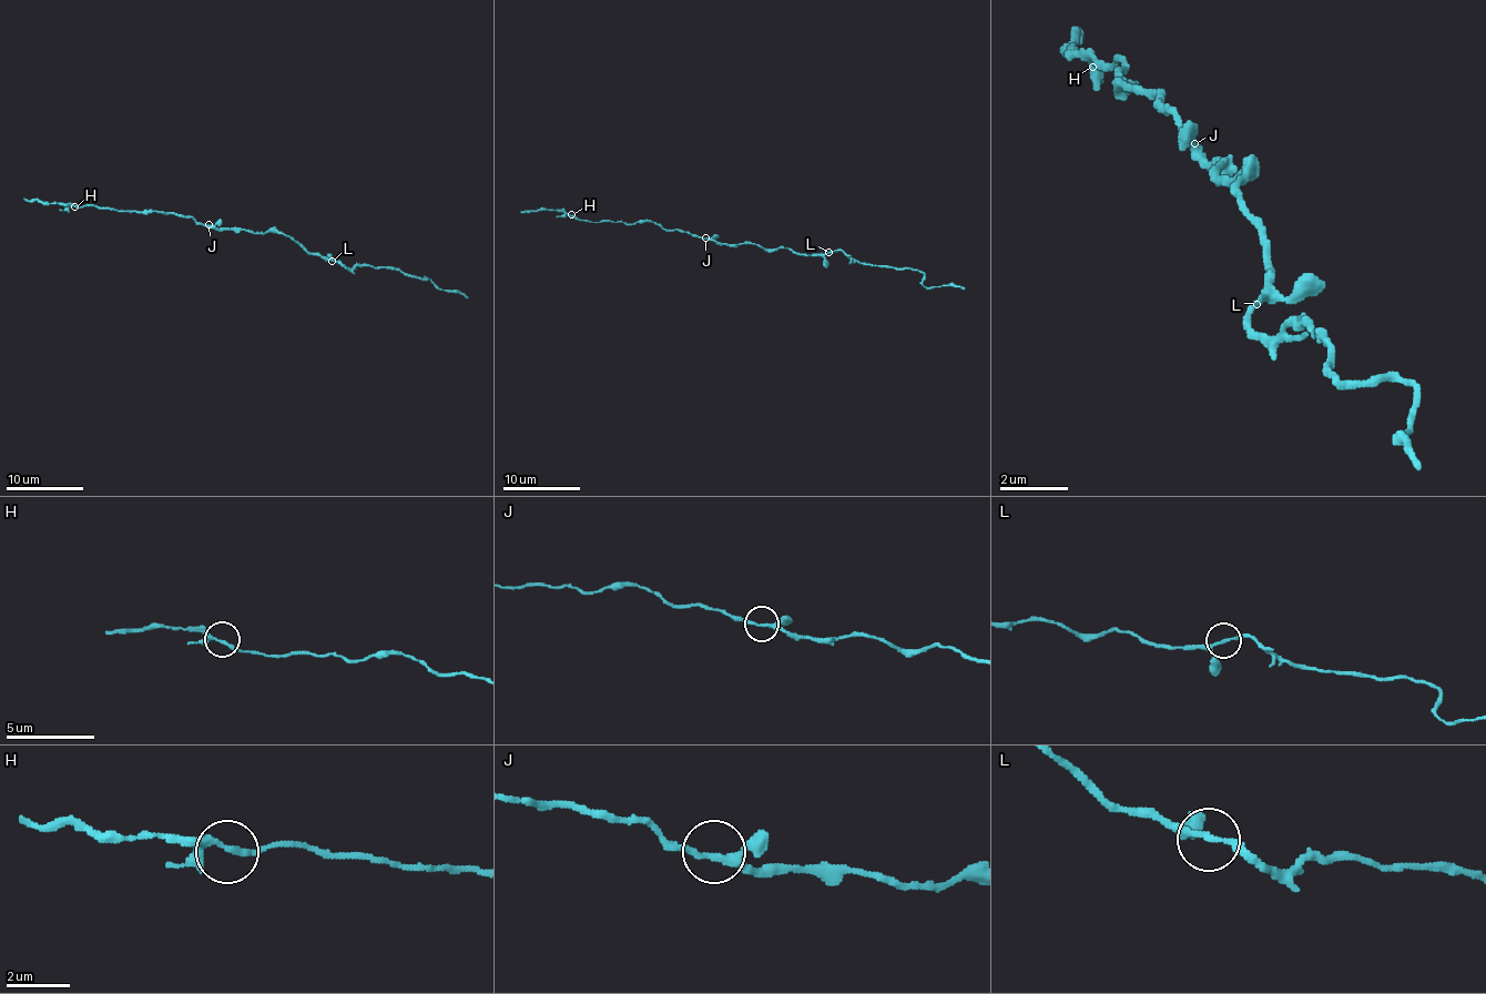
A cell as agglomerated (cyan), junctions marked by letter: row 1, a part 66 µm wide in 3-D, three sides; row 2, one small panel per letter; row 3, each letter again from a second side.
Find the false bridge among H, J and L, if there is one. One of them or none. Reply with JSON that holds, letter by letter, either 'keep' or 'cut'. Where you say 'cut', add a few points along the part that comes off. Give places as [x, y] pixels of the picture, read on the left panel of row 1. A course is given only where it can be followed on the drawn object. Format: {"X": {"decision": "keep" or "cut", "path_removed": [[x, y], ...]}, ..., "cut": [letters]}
{"H": {"decision": "keep"}, "J": {"decision": "keep"}, "L": {"decision": "keep"}, "cut": []}

